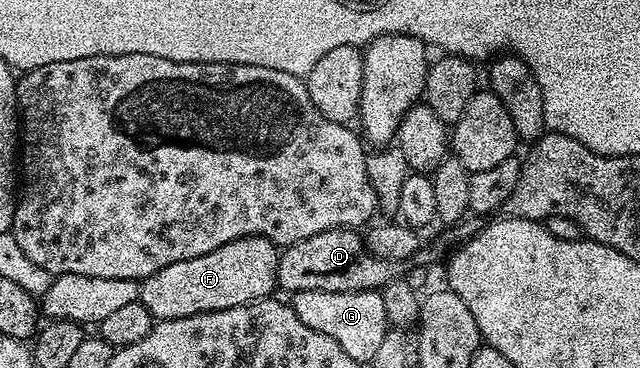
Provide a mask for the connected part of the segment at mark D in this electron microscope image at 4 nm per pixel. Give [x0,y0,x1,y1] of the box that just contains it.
[277,229,397,292]

